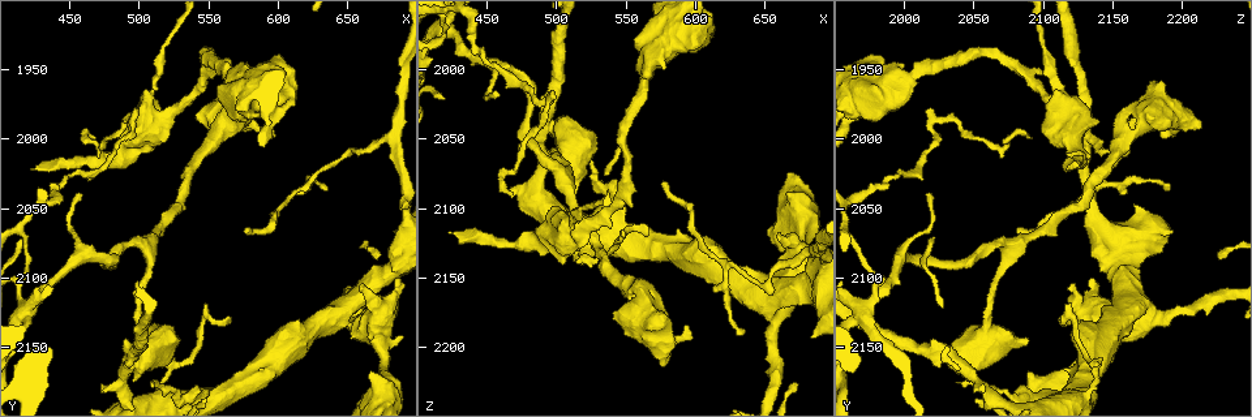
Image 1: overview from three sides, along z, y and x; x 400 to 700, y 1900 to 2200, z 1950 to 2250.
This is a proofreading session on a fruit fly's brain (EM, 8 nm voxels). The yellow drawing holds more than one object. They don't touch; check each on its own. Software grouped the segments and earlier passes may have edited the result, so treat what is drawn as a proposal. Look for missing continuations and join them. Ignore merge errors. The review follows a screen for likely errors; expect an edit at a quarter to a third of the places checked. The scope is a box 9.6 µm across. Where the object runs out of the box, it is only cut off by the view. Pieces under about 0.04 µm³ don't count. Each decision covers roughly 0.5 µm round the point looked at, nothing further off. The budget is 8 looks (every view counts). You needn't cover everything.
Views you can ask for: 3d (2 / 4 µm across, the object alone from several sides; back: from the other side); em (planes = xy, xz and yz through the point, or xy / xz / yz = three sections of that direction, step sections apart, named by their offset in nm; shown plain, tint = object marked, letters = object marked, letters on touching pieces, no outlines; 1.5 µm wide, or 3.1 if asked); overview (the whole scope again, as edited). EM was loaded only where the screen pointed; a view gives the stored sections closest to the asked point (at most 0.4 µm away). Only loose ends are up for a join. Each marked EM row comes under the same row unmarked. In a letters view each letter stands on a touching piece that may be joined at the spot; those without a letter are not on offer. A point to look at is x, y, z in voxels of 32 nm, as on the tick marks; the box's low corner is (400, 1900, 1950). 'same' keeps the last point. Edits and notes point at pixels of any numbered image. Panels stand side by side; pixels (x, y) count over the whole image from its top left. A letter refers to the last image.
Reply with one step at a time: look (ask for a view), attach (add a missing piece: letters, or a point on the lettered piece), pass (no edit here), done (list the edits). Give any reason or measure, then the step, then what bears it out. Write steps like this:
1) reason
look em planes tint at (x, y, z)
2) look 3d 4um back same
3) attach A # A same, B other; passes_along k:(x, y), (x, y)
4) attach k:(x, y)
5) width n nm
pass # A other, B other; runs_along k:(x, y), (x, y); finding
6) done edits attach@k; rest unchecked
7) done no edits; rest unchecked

branch stops here
look em yz step 4 letters at (456, 2038, 2018)

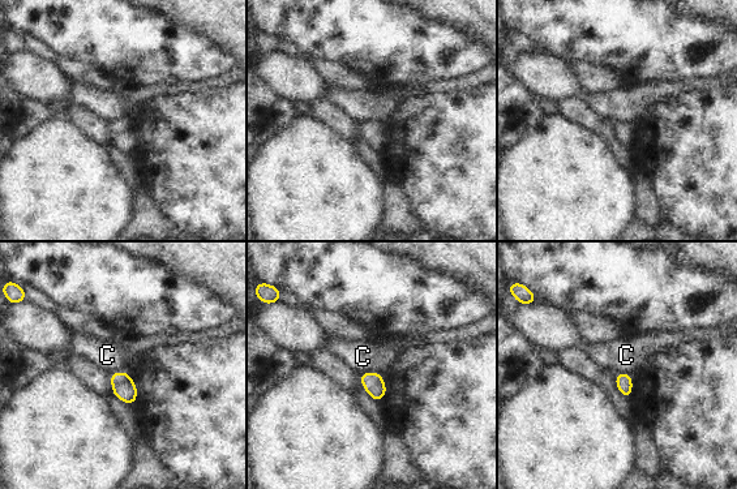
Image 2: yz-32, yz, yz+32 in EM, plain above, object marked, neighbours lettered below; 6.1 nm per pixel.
cut it another way
look em planes letters same

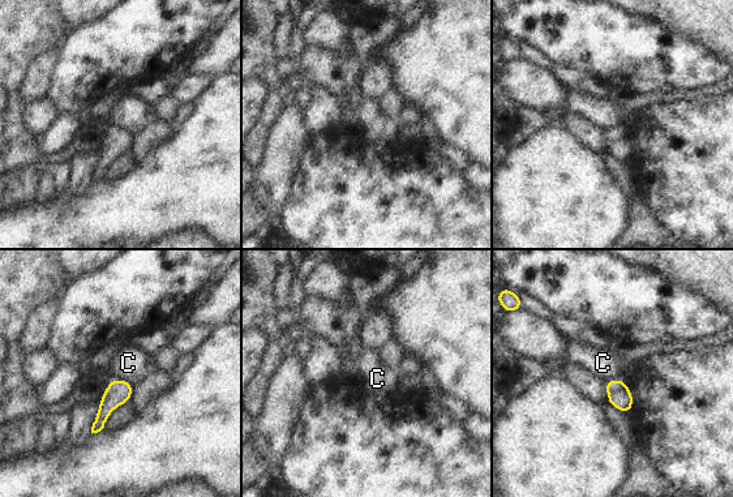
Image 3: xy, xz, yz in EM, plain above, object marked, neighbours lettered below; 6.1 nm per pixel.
pass # C other; border 3:(108, 381), (127, 380), (133, 385); none of them fits

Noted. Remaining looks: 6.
branch stops here
look 3d 2um at (424, 2022, 2116)

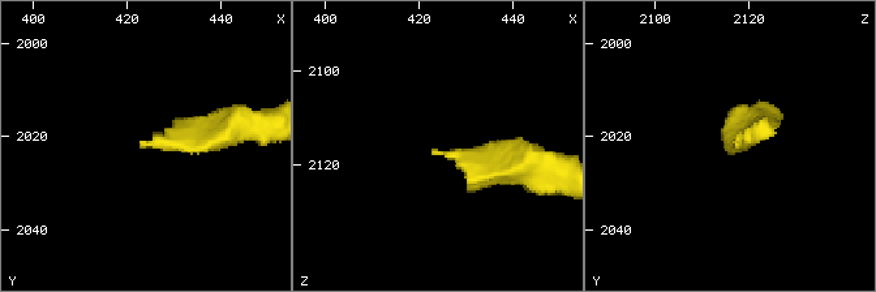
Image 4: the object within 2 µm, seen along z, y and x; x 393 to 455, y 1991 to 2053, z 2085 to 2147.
look em yz step 8 letters at (424, 2023, 2117)

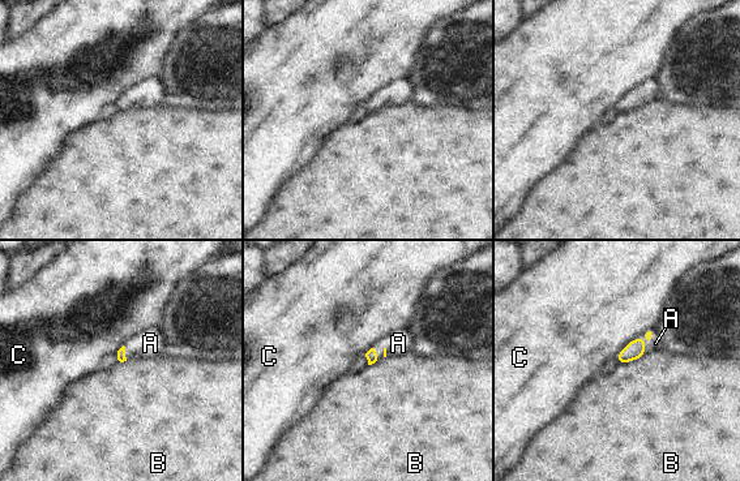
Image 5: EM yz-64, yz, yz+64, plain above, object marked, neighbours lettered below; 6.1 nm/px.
look em xz step 8 letters same

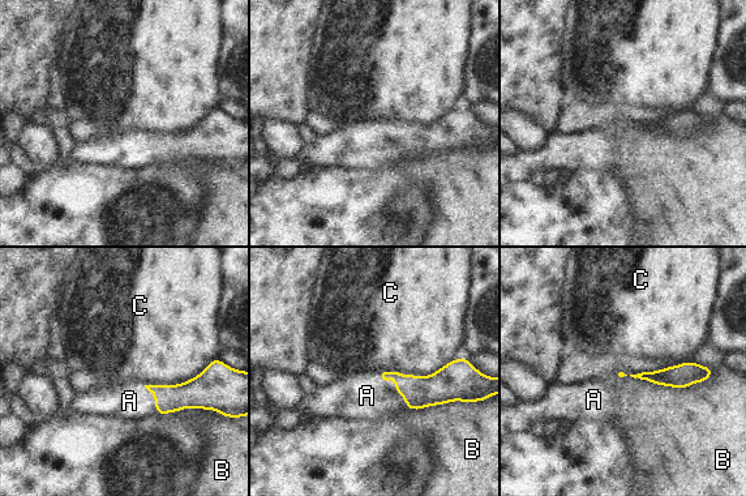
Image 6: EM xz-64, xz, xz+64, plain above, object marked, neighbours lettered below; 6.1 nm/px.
attach A # A same, B other, C other; passes_along 6:(419, 392), (395, 387), (367, 396); it goes on there

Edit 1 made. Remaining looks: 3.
free end
look em planes letters at (474, 2176, 2056)

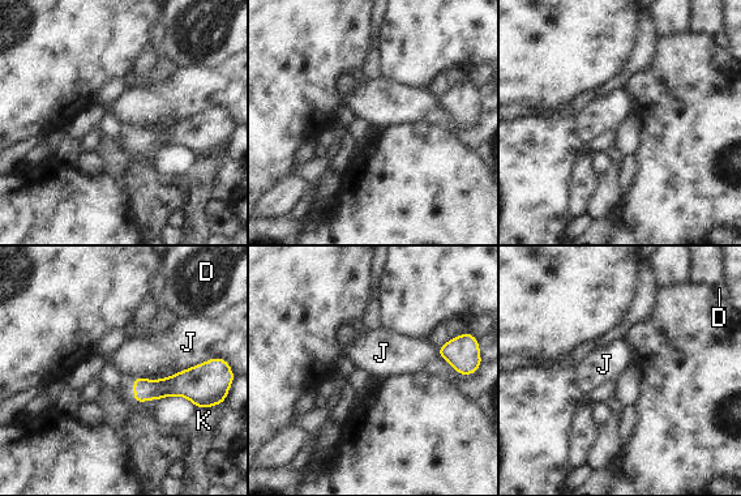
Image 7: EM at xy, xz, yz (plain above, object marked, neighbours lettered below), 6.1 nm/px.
pass # D other, J other, K other; border 7:(231, 367), (209, 358), (176, 372); none of them fits

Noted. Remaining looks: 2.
done edits attach@6; rest unchecked

